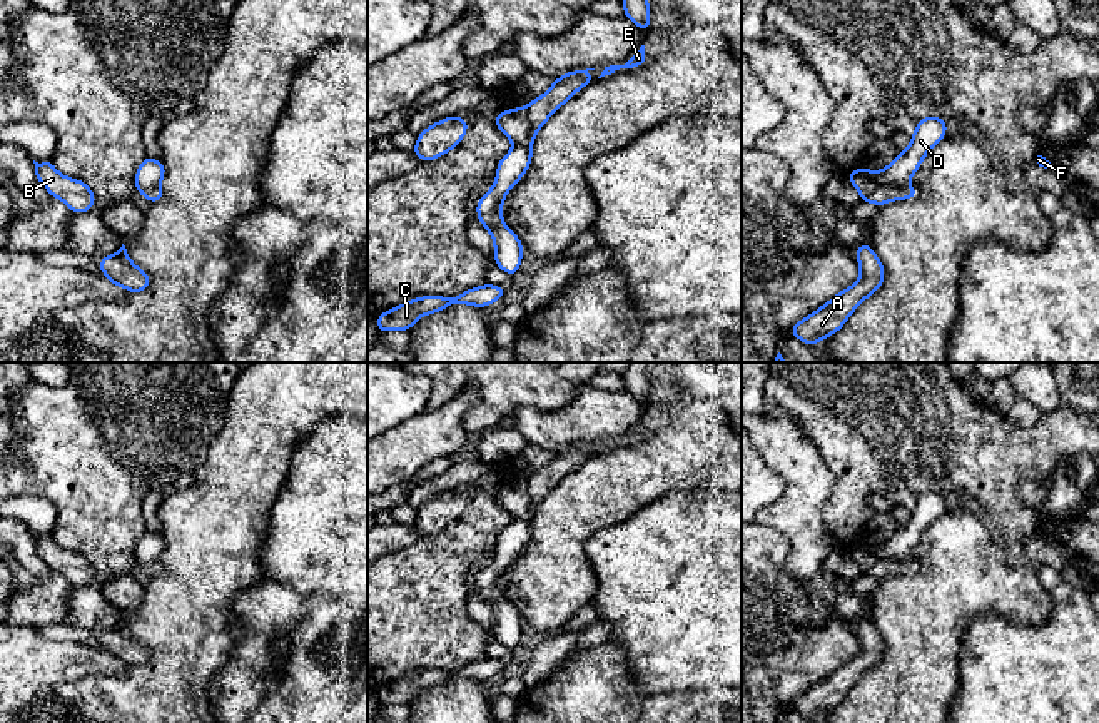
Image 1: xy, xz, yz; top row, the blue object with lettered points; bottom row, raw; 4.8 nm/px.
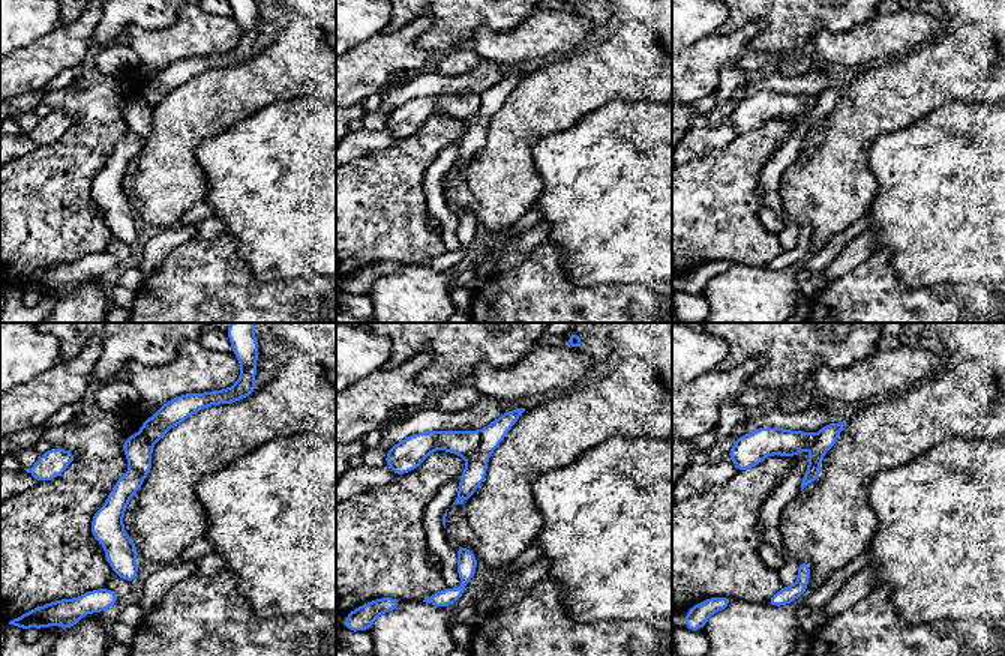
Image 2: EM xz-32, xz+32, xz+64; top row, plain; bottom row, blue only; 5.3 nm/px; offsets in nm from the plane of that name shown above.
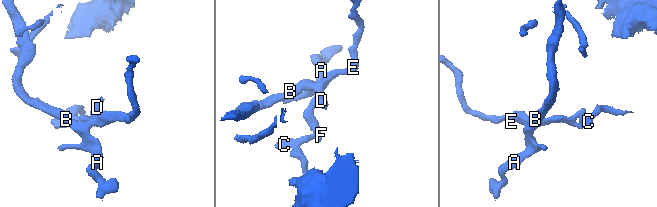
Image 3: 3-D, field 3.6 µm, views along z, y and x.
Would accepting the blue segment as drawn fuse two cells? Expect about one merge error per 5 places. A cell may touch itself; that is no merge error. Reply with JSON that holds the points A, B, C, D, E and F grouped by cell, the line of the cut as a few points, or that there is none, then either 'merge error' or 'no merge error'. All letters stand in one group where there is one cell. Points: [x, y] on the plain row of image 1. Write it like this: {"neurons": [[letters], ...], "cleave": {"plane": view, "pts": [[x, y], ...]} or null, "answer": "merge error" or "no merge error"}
{"neurons": [["A", "B", "D"], ["C", "E", "F"]], "cleave": {"plane": "yz", "pts": [[871, 546], [877, 558], [906, 560]]}, "answer": "merge error"}

